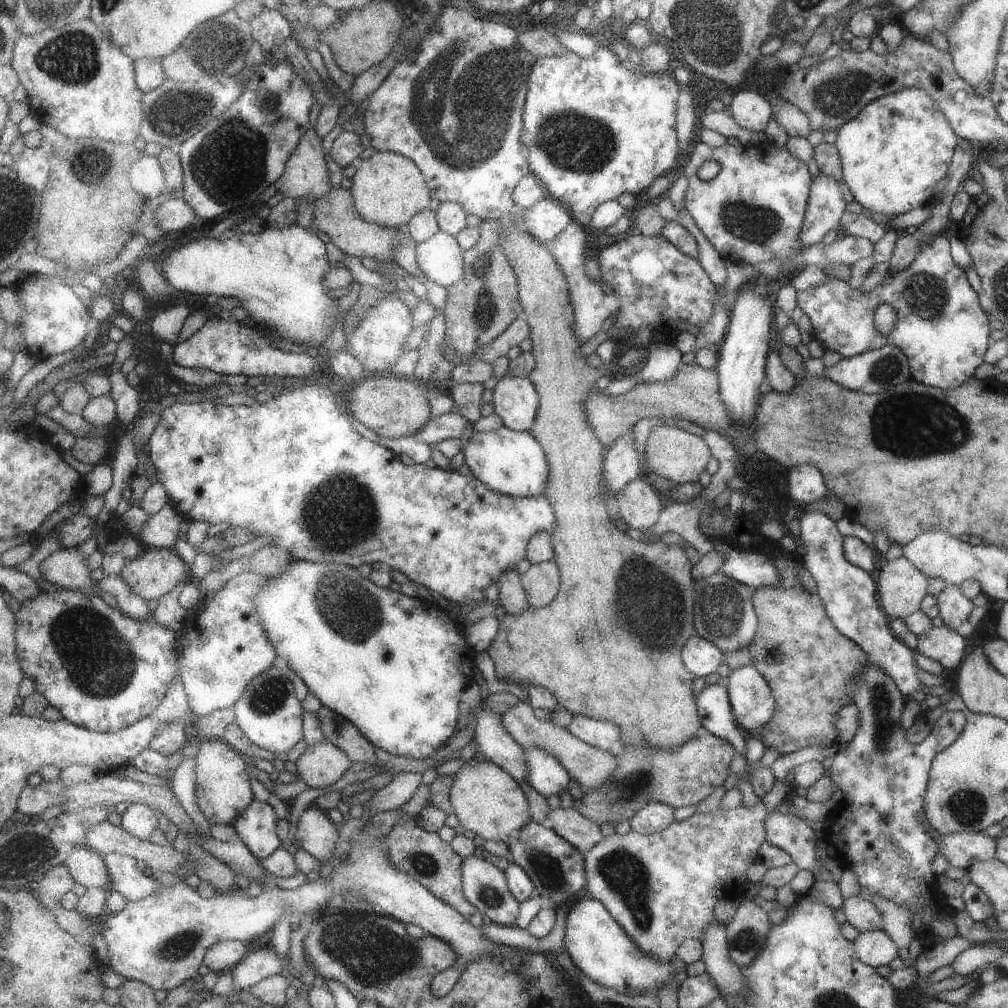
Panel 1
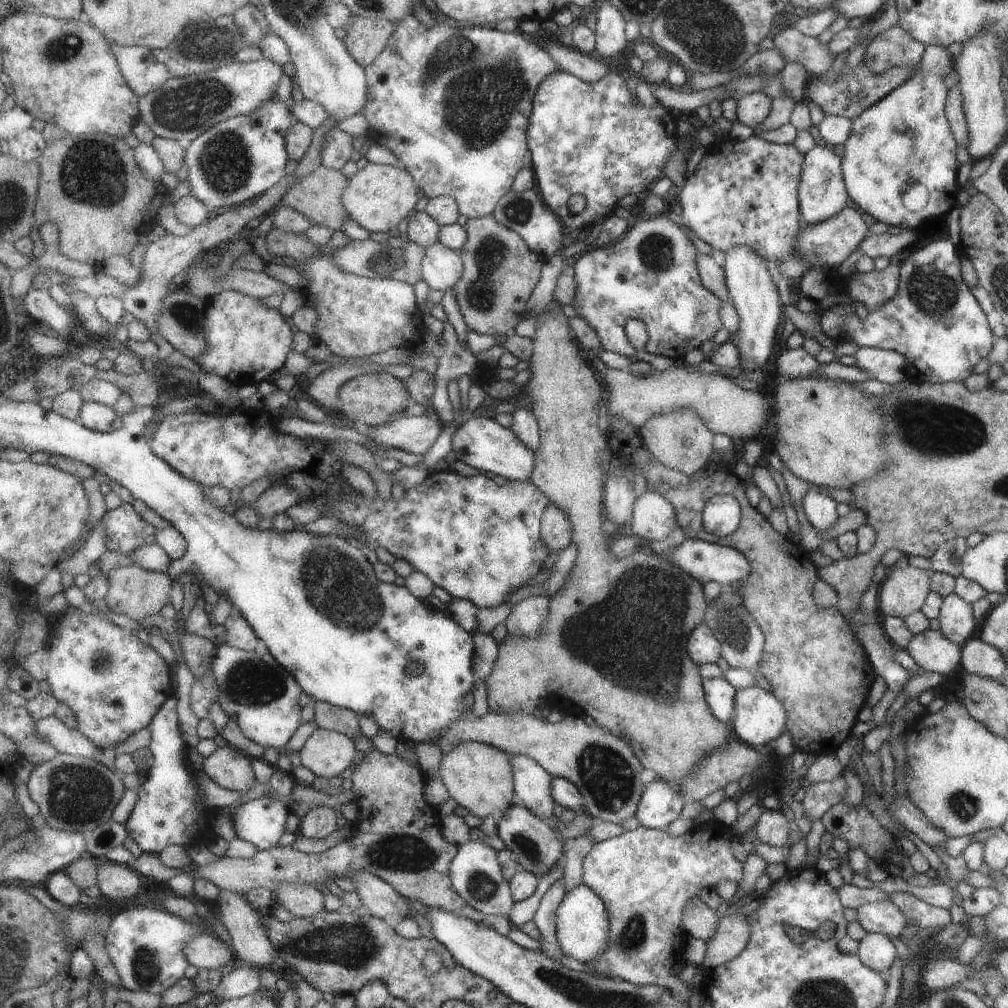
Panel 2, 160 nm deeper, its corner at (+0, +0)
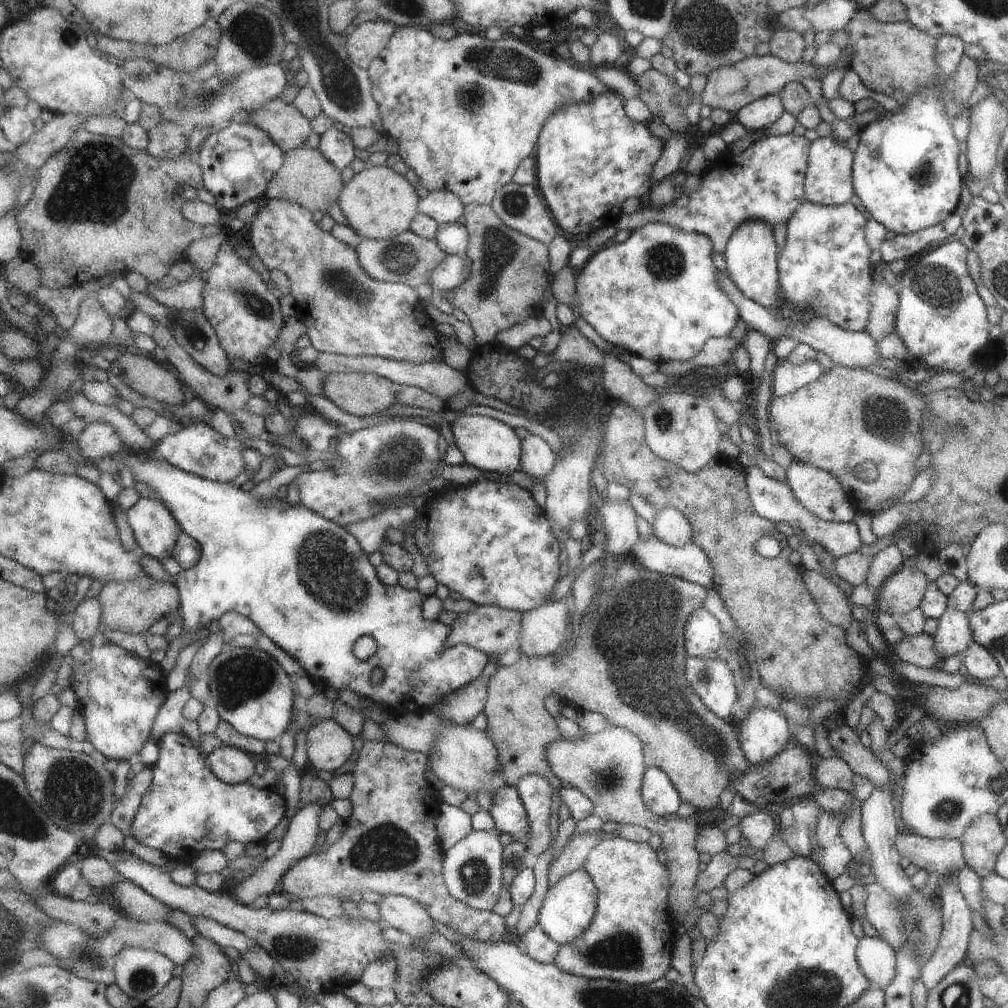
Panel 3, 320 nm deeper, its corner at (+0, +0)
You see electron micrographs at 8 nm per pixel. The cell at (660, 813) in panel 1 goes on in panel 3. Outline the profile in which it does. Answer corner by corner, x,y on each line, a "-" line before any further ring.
645,767
641,775
641,798
646,811
658,817
675,813
682,803
670,778
659,767

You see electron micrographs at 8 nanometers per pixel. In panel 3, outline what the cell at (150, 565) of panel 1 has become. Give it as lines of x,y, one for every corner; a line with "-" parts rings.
150,576
136,577
127,582
108,582
98,594
98,599
102,606
102,624
110,630
128,634
147,633
157,620
180,608
180,590
175,583
167,584

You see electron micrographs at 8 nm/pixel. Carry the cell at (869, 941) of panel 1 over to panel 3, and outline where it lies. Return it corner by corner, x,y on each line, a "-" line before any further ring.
862,937
854,950
854,957
861,974
871,986
887,988
894,979
896,952
883,939

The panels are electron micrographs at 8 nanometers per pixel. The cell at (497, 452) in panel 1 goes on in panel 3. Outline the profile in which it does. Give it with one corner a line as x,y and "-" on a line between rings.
459,415
451,423
455,445
463,454
467,464
482,468
489,472
496,472
506,476
522,470
522,454
524,442
517,436
515,429
503,422
486,415

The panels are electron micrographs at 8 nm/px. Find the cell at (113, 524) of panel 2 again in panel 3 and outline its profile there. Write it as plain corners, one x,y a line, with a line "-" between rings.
157,497
141,498
126,512
137,546
158,560
173,557
179,537
185,533
170,506

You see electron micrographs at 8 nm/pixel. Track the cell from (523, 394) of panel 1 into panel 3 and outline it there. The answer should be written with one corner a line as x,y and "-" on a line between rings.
528,433
524,442
522,454
522,470
536,483
542,482
544,478
553,472
558,461
558,454
551,450
551,446
535,434

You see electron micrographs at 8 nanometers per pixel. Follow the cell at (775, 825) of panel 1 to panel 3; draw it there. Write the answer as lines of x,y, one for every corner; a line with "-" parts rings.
759,808
759,812
753,812
753,814
740,818
738,828
740,836
747,840
748,846
760,849
779,829
778,823
778,817
763,808

